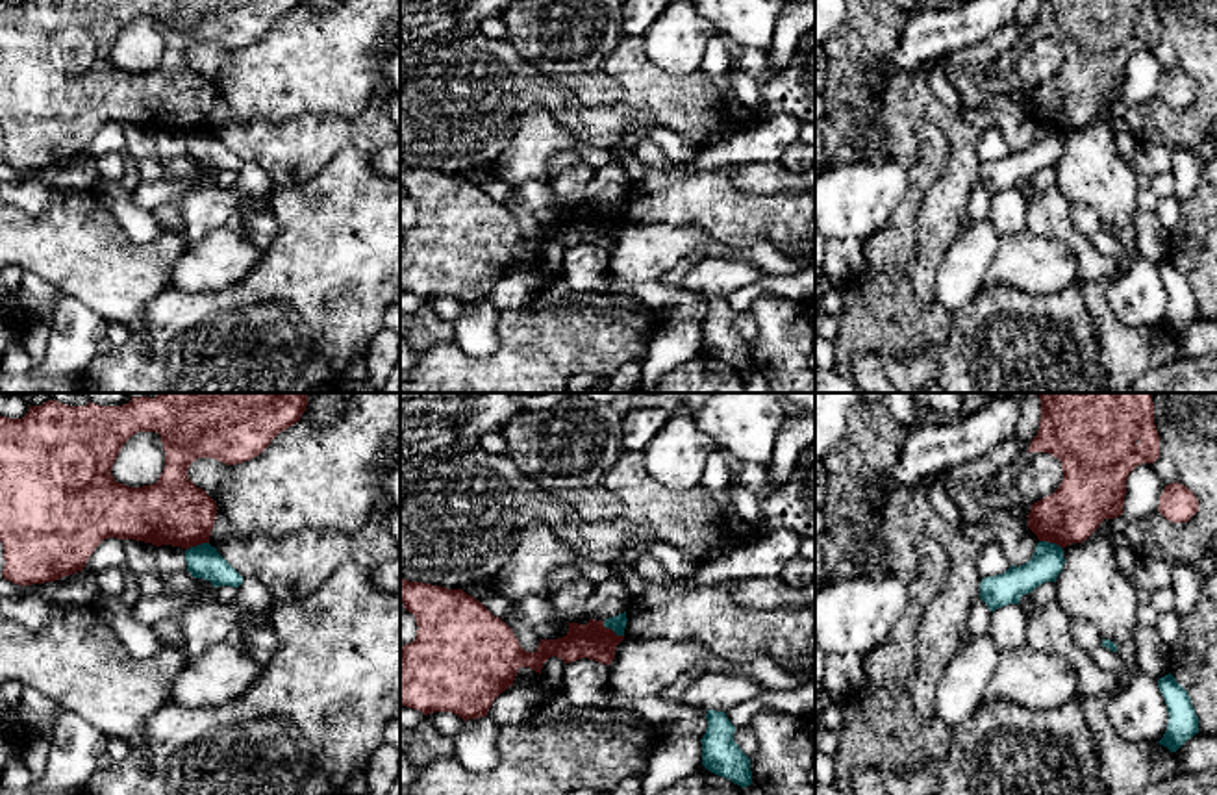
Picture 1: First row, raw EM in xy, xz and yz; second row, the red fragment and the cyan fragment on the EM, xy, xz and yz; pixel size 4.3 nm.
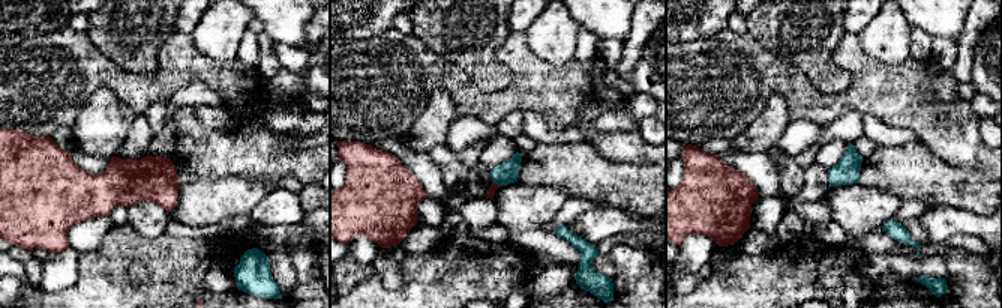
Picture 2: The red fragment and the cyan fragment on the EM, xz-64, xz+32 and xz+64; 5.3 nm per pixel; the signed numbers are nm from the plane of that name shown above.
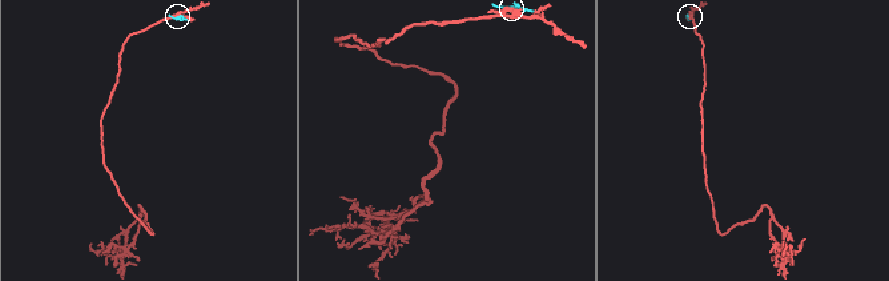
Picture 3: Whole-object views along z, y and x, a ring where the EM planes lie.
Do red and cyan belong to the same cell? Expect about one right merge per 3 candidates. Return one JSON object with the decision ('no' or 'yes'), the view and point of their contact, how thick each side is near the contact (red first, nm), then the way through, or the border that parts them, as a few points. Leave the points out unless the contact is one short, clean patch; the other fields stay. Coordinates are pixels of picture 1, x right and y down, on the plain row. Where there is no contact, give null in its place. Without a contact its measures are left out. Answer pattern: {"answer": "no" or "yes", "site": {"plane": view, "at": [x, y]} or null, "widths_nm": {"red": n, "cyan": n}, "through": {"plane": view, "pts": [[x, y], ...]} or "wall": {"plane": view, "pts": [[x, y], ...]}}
{"answer": "no", "site": {"plane": "xz", "at": [610, 214]}, "widths_nm": {"red": 160, "cyan": 70}, "wall": {"plane": "xz", "pts": [[602, 206], [623, 221]]}}

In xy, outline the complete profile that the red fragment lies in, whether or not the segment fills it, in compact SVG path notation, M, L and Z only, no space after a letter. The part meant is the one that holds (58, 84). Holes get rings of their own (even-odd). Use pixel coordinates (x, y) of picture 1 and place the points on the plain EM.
M0 0L0 126L4 130L4 156L2 161L19 170L54 167L63 161L83 156L89 141L107 122L135 124L152 128L156 132L172 130L191 133L202 128L209 128L209 120L217 104L215 85L200 72L196 72L189 61L189 50L198 43L213 43L226 50L235 50L259 41L270 26L289 11L300 6L302 0L24 0L22 4L9 4ZM137 17L157 17L161 20L165 35L165 54L156 69L143 72L130 72L119 69L113 59L113 48L122 30Z

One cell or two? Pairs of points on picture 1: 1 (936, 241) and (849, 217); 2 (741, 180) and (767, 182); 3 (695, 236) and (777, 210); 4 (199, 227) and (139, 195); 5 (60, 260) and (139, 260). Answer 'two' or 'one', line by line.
1: two
2: one
3: two
4: one
5: one

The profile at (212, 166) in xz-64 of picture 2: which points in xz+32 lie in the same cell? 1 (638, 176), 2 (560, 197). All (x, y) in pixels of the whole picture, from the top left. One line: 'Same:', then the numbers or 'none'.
Same: 1

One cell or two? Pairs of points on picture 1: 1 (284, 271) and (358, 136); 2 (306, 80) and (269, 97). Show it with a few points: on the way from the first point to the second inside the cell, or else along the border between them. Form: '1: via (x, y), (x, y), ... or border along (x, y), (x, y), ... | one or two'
1: border along (365, 151), (341, 149), (317, 173) | two
2: via (297, 80), (286, 80), (278, 88) | one

